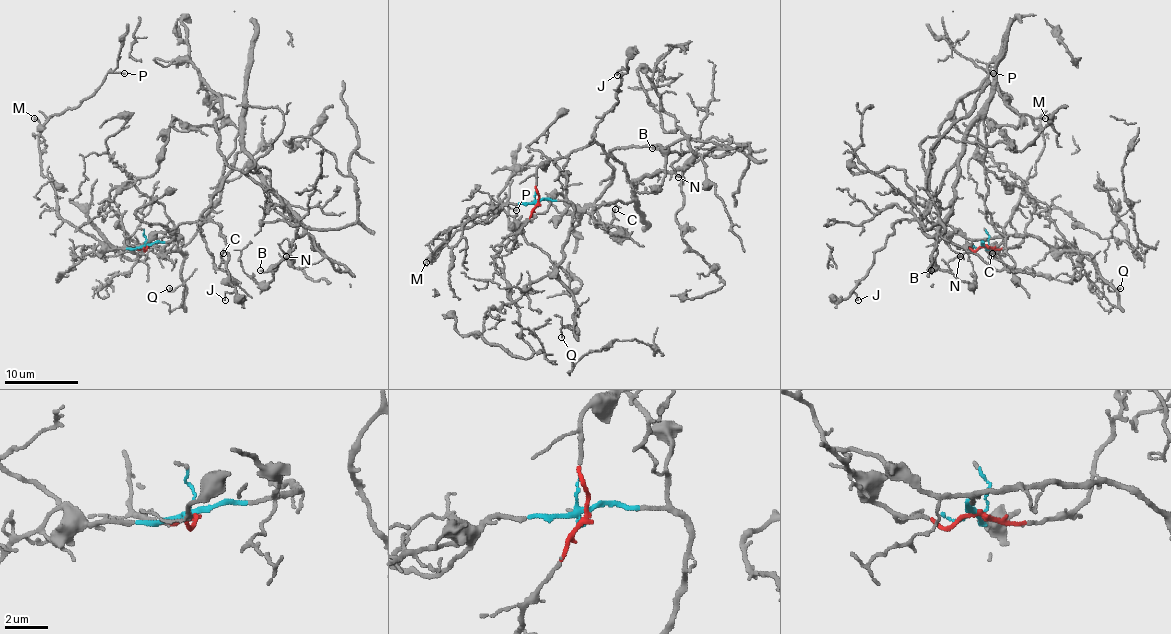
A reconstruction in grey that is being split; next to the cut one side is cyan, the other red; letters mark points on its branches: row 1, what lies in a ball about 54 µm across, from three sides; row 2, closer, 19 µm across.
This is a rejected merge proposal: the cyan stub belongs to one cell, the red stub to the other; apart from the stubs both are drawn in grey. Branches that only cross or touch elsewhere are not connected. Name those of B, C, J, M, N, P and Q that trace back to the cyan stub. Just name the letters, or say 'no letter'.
M, P, Q

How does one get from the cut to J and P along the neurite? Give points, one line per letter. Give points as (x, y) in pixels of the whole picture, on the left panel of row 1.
J: (145, 245), (145, 250), (143, 245), (158, 232), (200, 217), (211, 219), (228, 254), (234, 289), (224, 300)
P: (145, 245), (106, 248), (69, 224), (42, 173), (38, 147), (51, 116), (75, 108), (110, 73), (125, 73)

